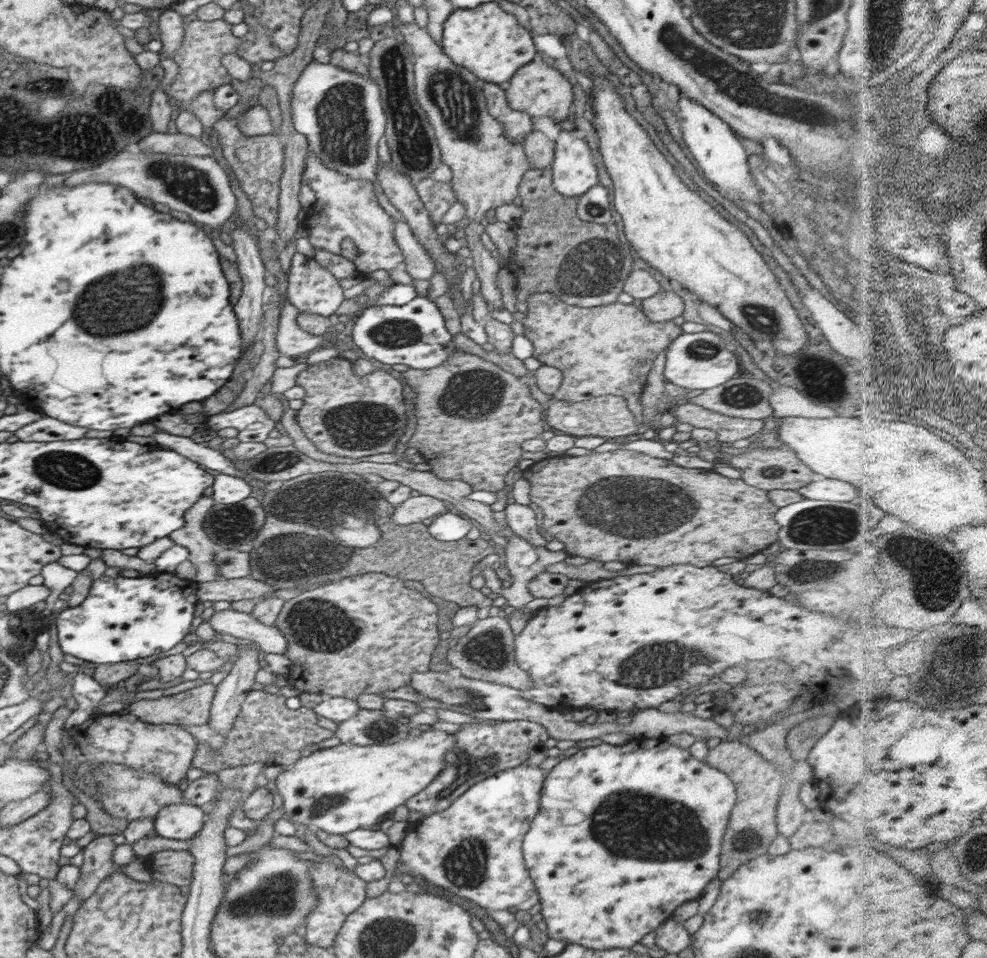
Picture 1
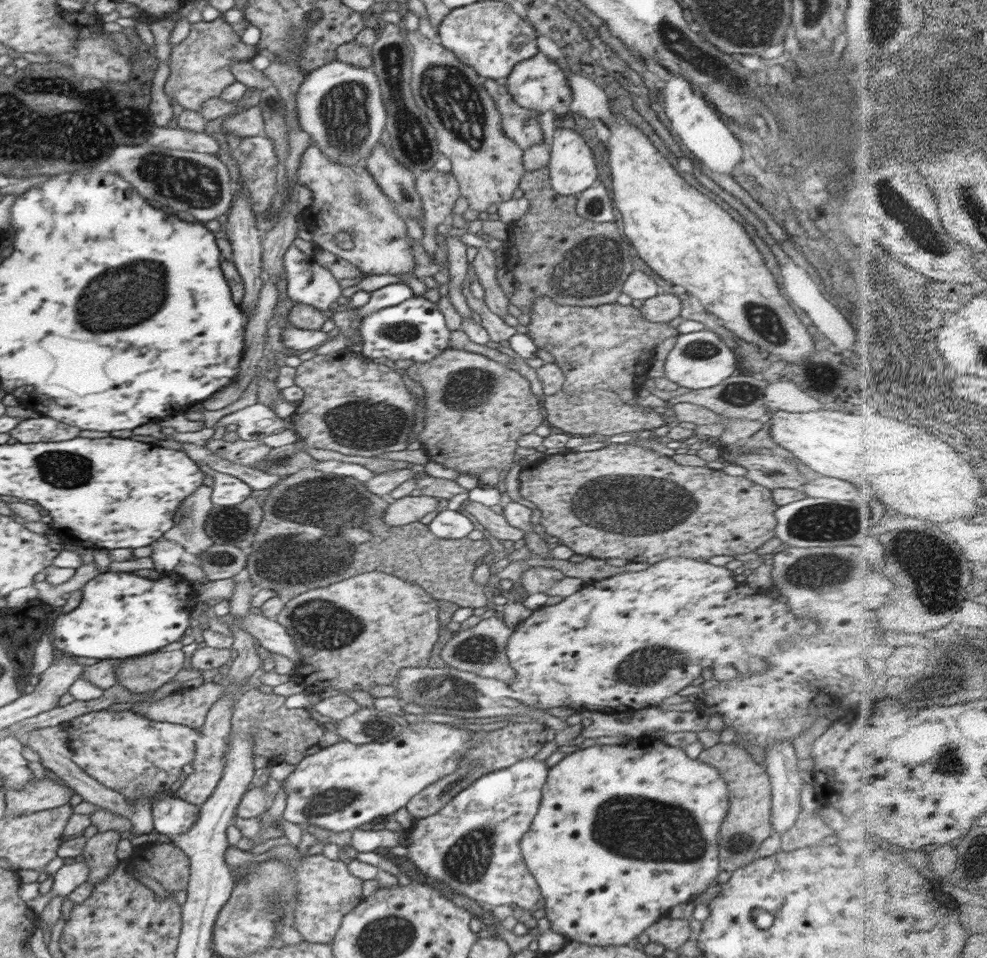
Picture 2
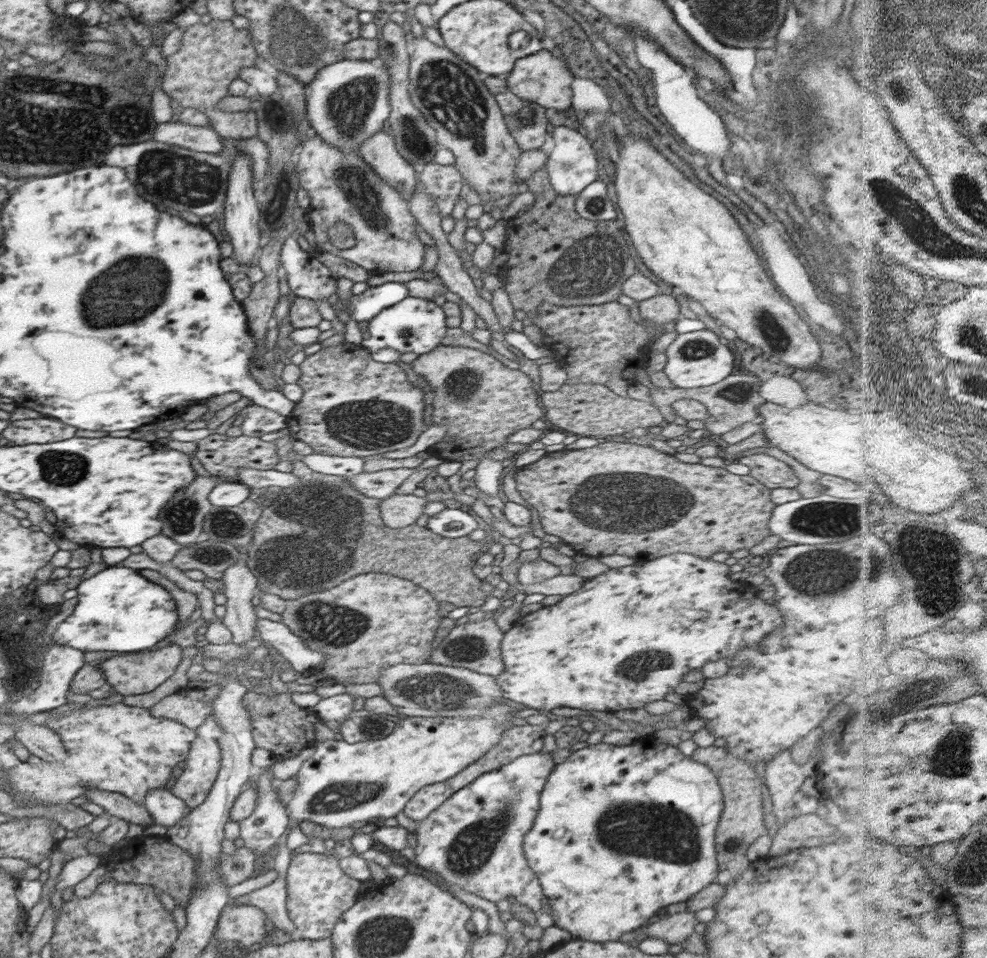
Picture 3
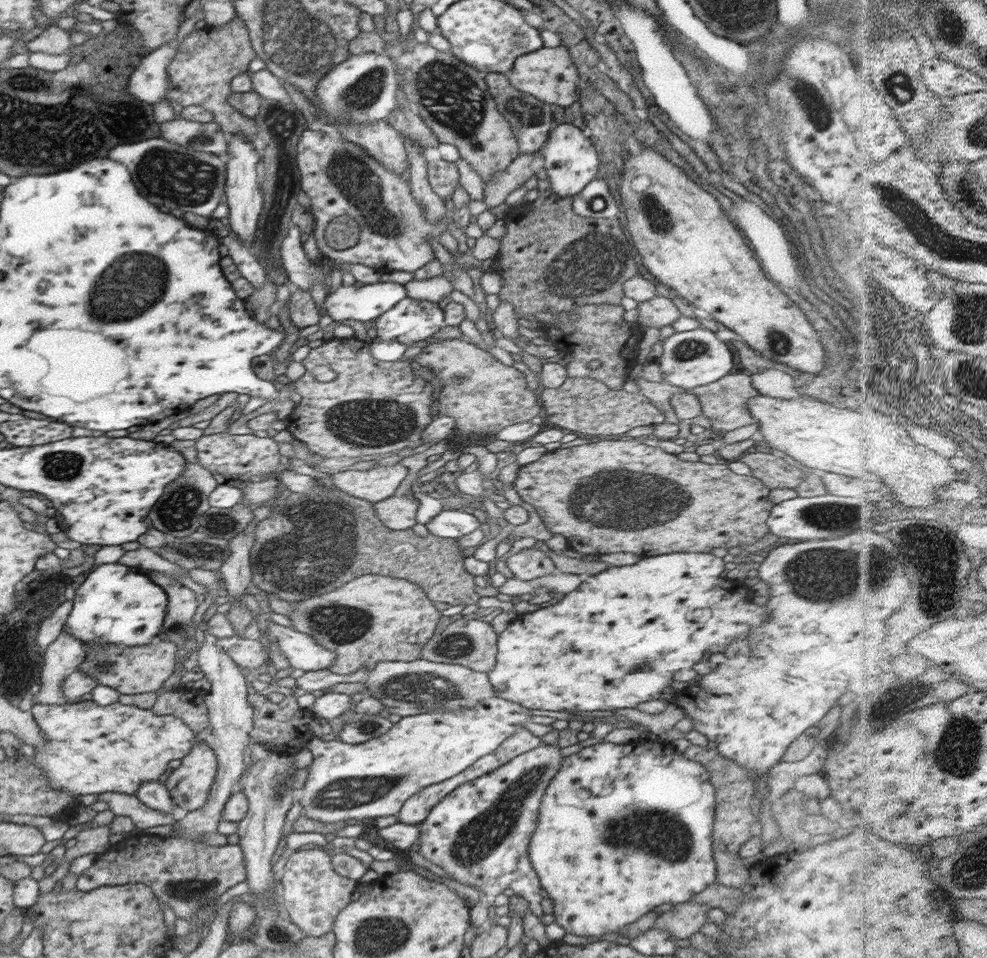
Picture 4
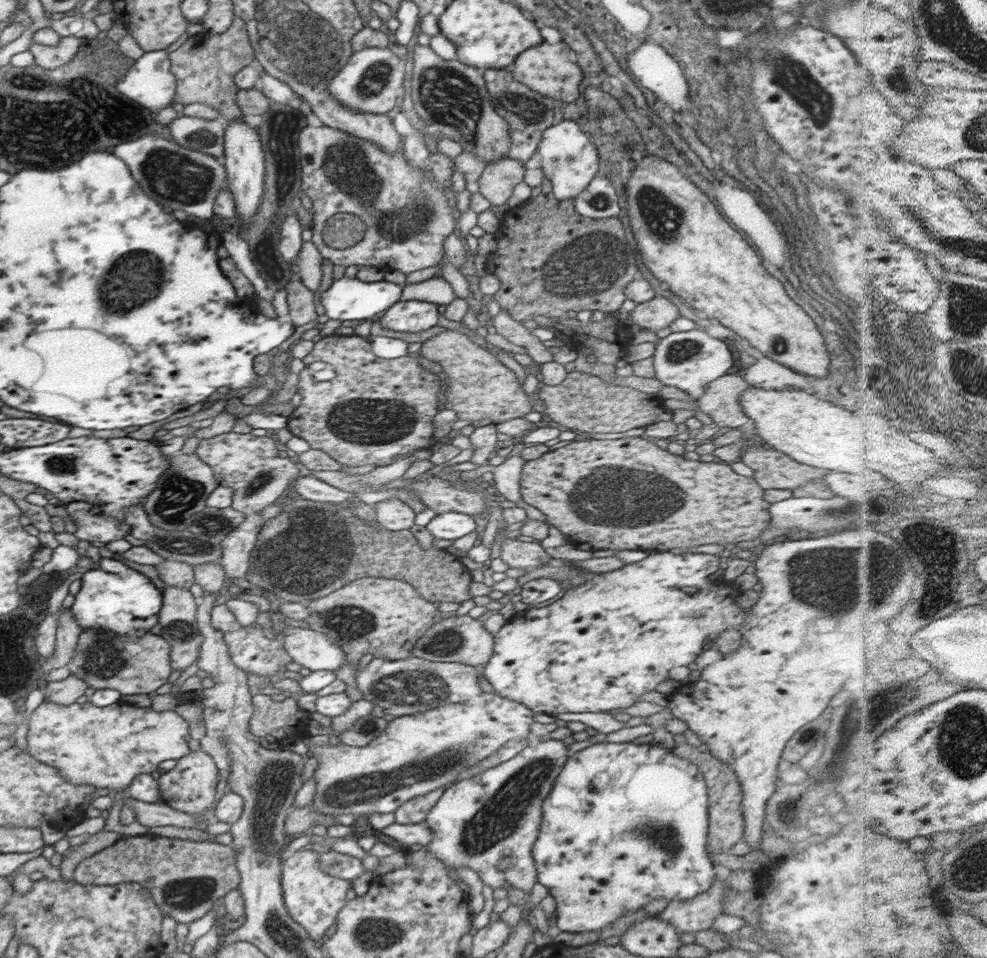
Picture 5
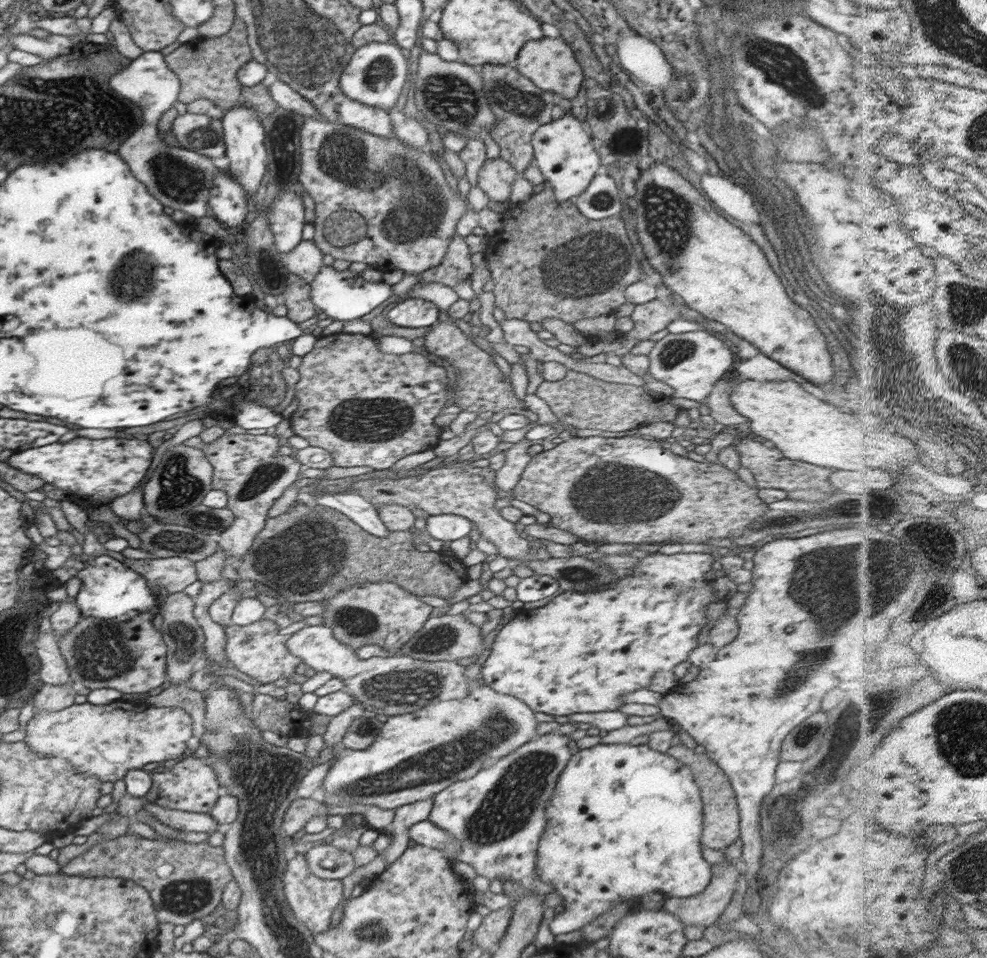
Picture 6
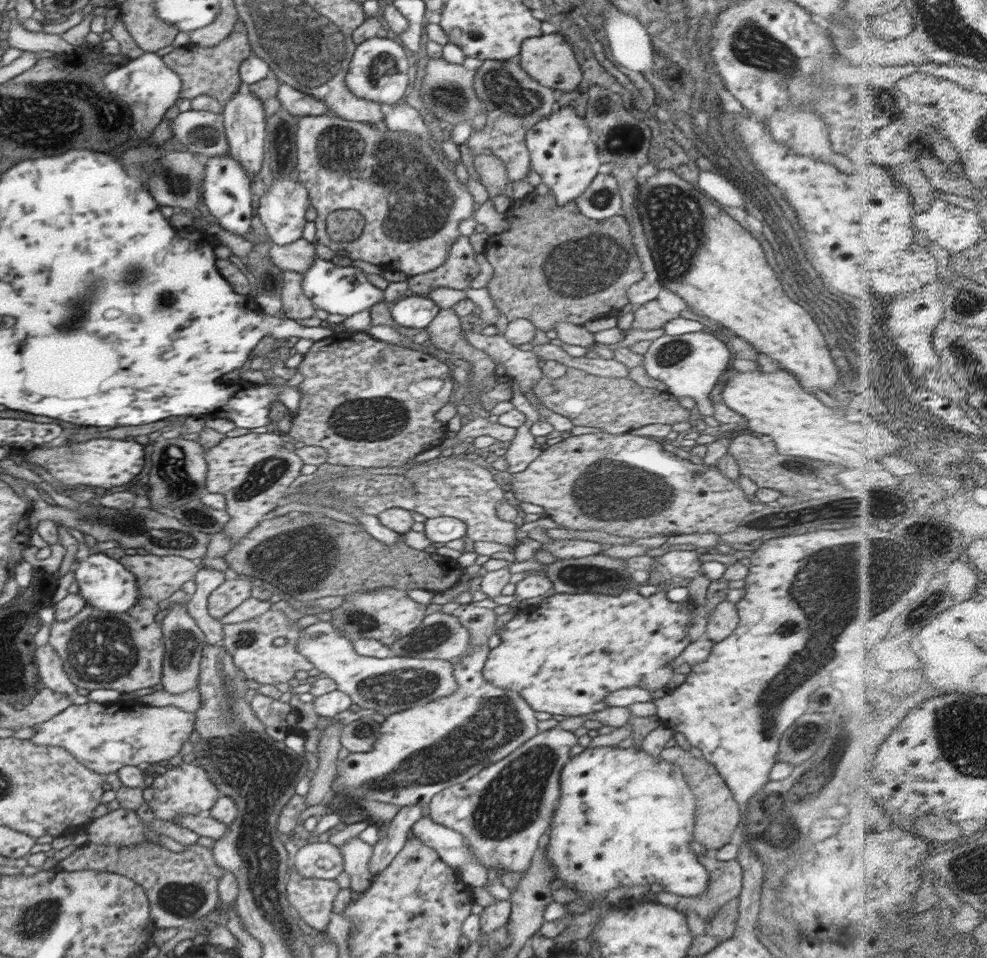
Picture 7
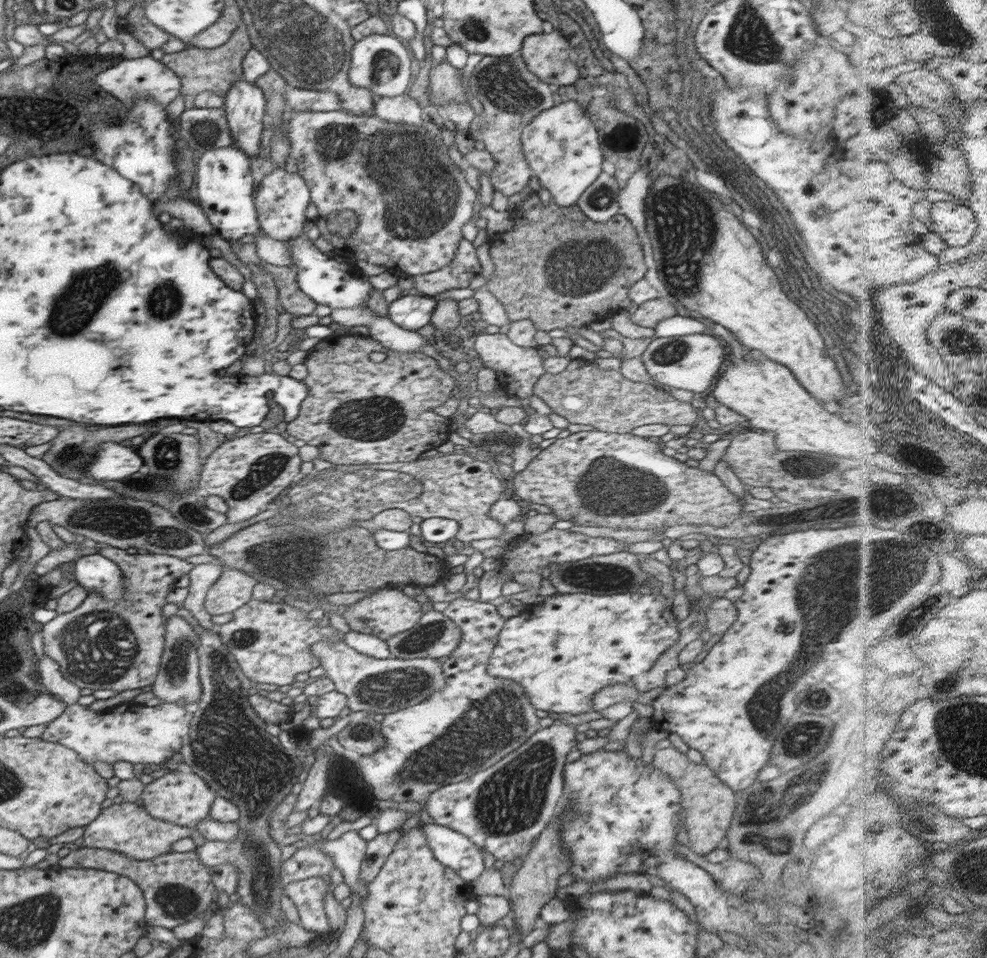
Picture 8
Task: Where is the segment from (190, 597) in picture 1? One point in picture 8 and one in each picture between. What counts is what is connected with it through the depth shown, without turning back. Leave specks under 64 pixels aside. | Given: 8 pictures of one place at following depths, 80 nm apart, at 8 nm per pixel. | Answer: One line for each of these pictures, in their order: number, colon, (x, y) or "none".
2: (121, 616)
3: (118, 610)
4: (117, 604)
5: (114, 597)
6: (110, 590)
7: (105, 584)
8: (97, 574)

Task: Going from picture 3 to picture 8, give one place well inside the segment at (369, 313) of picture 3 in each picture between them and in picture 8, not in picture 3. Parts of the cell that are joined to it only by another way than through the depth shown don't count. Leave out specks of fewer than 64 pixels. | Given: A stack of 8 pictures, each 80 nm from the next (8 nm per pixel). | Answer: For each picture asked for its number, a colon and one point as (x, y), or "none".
4: (364, 303)
5: (347, 299)
6: (342, 295)
7: (344, 290)
8: (339, 285)

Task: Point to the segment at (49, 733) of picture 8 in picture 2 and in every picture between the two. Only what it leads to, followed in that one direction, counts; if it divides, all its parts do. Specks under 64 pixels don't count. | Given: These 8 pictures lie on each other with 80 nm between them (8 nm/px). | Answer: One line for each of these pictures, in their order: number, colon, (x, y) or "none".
2: (125, 751)
3: (118, 748)
4: (91, 749)
5: (102, 747)
6: (105, 740)
7: (104, 739)

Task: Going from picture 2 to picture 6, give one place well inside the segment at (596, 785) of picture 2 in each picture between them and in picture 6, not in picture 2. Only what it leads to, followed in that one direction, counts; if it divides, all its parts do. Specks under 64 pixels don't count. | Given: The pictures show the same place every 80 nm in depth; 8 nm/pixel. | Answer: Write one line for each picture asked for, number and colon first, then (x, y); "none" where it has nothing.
3: (647, 803)
4: (650, 799)
5: (624, 824)
6: (624, 821)

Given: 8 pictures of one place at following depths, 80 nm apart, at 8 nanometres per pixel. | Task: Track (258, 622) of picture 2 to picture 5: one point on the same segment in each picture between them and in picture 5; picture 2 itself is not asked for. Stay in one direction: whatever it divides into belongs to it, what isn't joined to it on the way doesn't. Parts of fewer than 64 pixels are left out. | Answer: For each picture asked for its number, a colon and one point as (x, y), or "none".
3: (277, 635)
4: (301, 650)
5: (313, 650)

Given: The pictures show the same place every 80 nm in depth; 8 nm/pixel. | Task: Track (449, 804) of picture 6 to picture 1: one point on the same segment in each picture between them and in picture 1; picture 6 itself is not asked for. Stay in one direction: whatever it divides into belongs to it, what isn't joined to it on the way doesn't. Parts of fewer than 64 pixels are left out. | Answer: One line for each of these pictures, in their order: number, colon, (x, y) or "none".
1: (474, 848)
2: (473, 843)
3: (474, 840)
4: (479, 834)
5: (489, 824)

